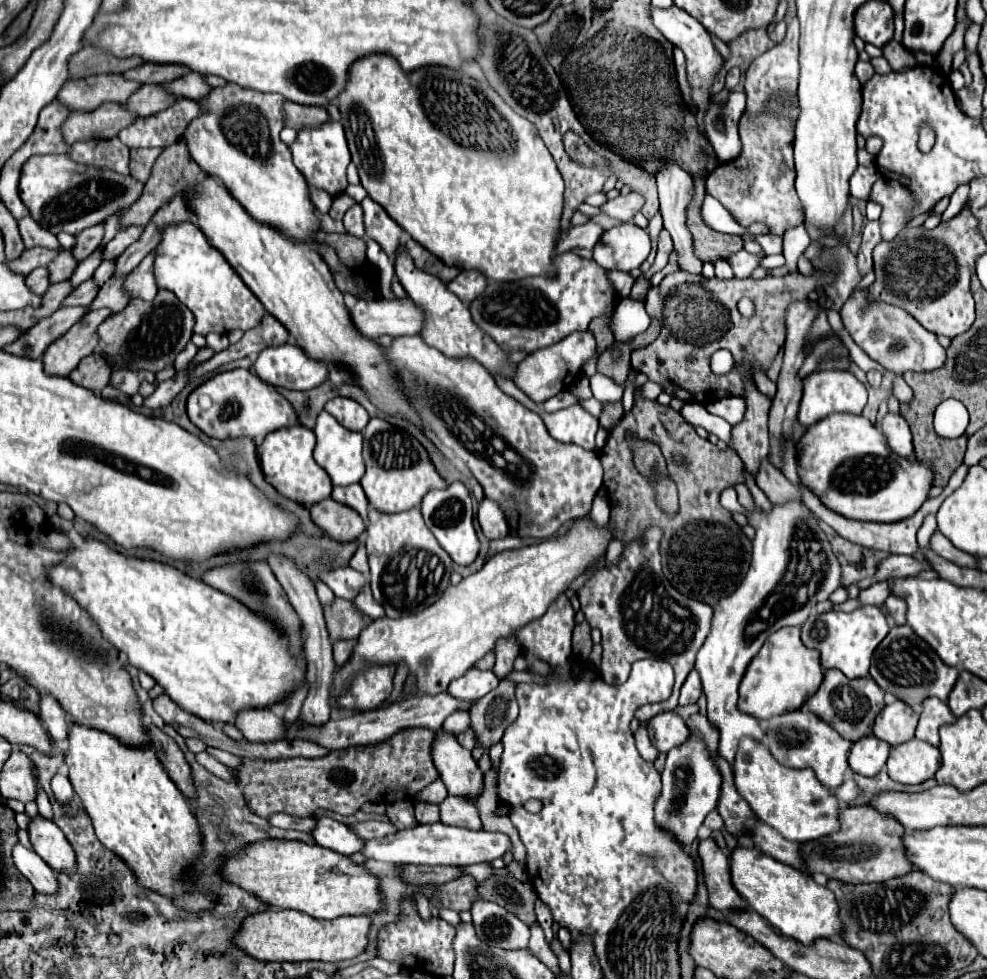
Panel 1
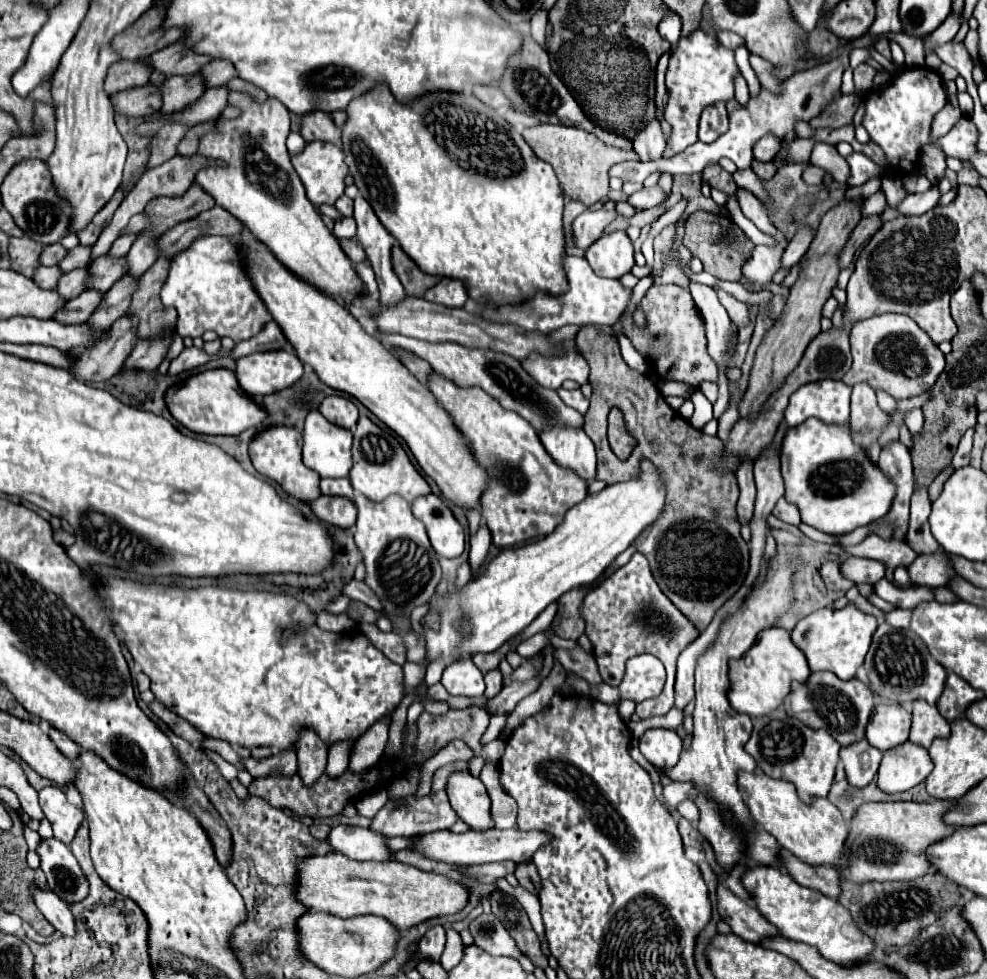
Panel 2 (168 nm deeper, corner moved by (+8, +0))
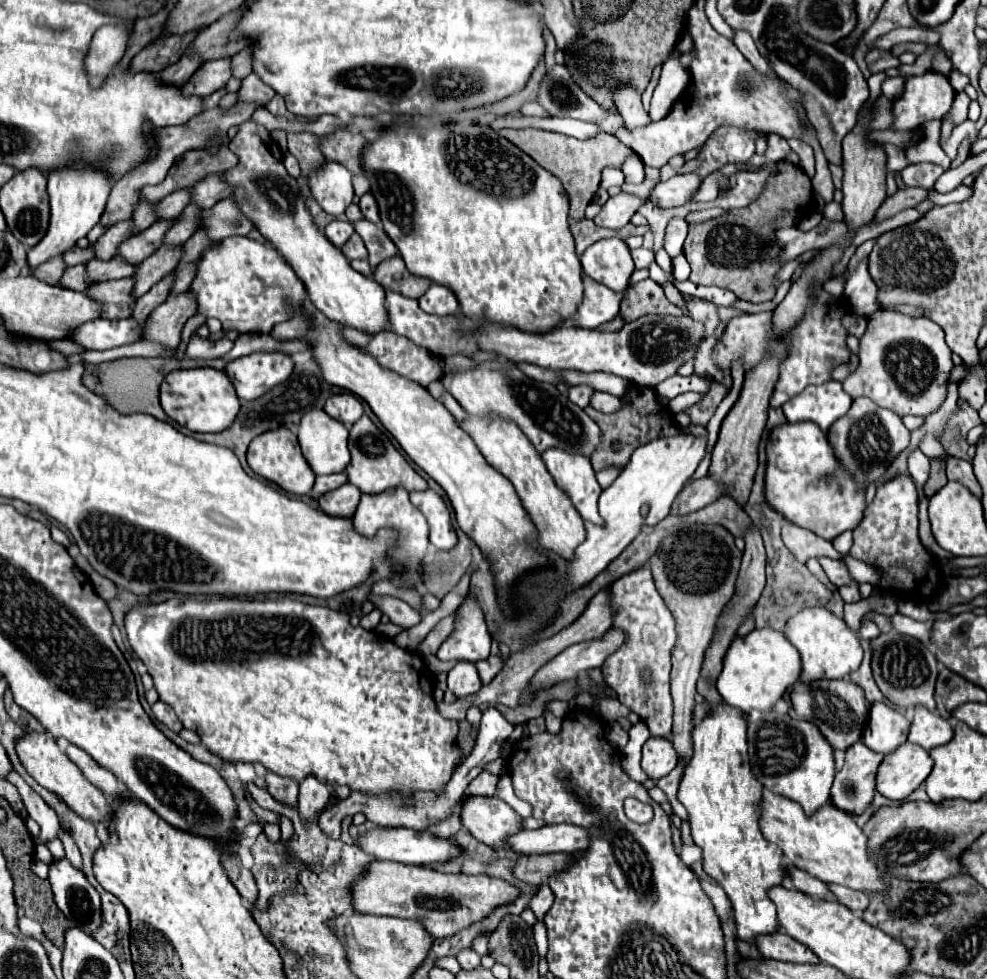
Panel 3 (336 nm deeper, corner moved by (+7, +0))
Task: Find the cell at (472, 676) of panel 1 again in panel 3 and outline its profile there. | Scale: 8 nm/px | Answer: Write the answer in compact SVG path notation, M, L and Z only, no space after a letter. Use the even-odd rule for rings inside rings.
M458 663L454 669L448 671L448 689L456 695L456 697L466 697L476 693L482 687L478 671L474 667L474 663Z

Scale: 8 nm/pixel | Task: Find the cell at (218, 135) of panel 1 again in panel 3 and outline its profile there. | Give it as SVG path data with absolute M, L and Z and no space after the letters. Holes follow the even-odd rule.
M246 121L238 135L228 143L230 151L238 155L240 163L222 177L234 187L234 199L240 209L254 221L256 229L276 247L276 251L290 263L302 279L314 307L330 321L342 327L354 327L366 335L378 335L388 329L386 293L370 277L360 275L348 263L338 247L334 247L314 225L310 211L300 193L302 179L292 179L282 163L282 151L270 137L268 129Z

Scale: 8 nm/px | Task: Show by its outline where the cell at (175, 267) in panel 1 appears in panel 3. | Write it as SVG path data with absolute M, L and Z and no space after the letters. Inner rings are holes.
M228 237L218 247L208 249L198 261L198 275L190 289L198 295L198 313L204 317L216 317L222 321L224 331L240 333L270 333L274 325L296 315L296 309L304 305L306 289L294 269L284 261L284 257L272 247L258 243L248 237Z

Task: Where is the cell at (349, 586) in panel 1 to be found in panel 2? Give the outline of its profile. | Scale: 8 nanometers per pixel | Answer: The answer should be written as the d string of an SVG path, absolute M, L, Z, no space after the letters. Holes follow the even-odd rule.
M351 579L351 581L343 587L343 595L347 595L349 599L355 599L355 601L363 601L365 605L369 605L369 607L375 609L375 611L381 609L379 599L375 597L375 593L373 593L373 591L371 591L363 581Z

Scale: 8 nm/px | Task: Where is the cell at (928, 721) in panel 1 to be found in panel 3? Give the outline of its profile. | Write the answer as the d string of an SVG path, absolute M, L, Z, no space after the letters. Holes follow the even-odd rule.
M916 707L914 721L908 735L910 743L916 743L926 751L930 751L934 747L946 745L952 739L952 735L954 735L954 727L950 725L950 721L930 713L926 707Z

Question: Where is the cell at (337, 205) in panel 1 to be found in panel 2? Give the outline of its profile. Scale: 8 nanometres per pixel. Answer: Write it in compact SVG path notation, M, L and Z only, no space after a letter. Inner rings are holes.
M341 195L335 203L335 209L343 215L343 217L351 217L353 215L353 201L347 195Z

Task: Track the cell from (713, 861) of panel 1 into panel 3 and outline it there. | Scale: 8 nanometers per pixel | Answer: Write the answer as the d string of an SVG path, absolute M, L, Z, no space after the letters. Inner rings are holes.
M774 933L774 935L762 935L758 939L758 949L766 959L784 961L784 963L820 963L818 957L802 943L792 939L786 933Z

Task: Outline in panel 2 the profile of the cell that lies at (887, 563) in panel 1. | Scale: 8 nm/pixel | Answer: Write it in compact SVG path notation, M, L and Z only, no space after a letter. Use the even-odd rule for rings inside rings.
M851 557L841 565L841 571L847 579L853 583L869 583L875 585L885 577L887 567L881 561L871 561L871 559L861 559L861 557Z

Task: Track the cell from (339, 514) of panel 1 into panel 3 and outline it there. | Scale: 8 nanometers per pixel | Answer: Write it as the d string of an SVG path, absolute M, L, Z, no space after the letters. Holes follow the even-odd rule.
M344 483L342 487L338 487L318 499L320 509L334 517L352 517L358 501L360 501L360 491L352 483Z

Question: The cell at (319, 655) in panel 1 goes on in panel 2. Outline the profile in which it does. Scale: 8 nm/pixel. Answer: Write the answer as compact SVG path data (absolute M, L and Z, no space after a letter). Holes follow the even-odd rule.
M301 729L297 741L297 757L299 757L297 773L301 775L303 783L309 787L325 771L327 745L319 739L319 735L313 729Z

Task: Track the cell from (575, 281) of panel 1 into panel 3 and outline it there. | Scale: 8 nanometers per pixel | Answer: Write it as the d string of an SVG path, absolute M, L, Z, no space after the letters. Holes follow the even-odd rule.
M584 277L584 301L578 307L578 317L568 319L566 325L596 329L618 315L622 295L624 293L614 293L600 283L594 283L590 277Z

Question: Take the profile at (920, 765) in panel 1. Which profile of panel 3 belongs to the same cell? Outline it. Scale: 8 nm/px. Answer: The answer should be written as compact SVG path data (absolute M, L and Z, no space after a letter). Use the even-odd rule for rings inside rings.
M904 743L896 751L888 753L880 763L876 789L892 801L904 801L924 783L930 771L932 759L928 751L914 743Z

